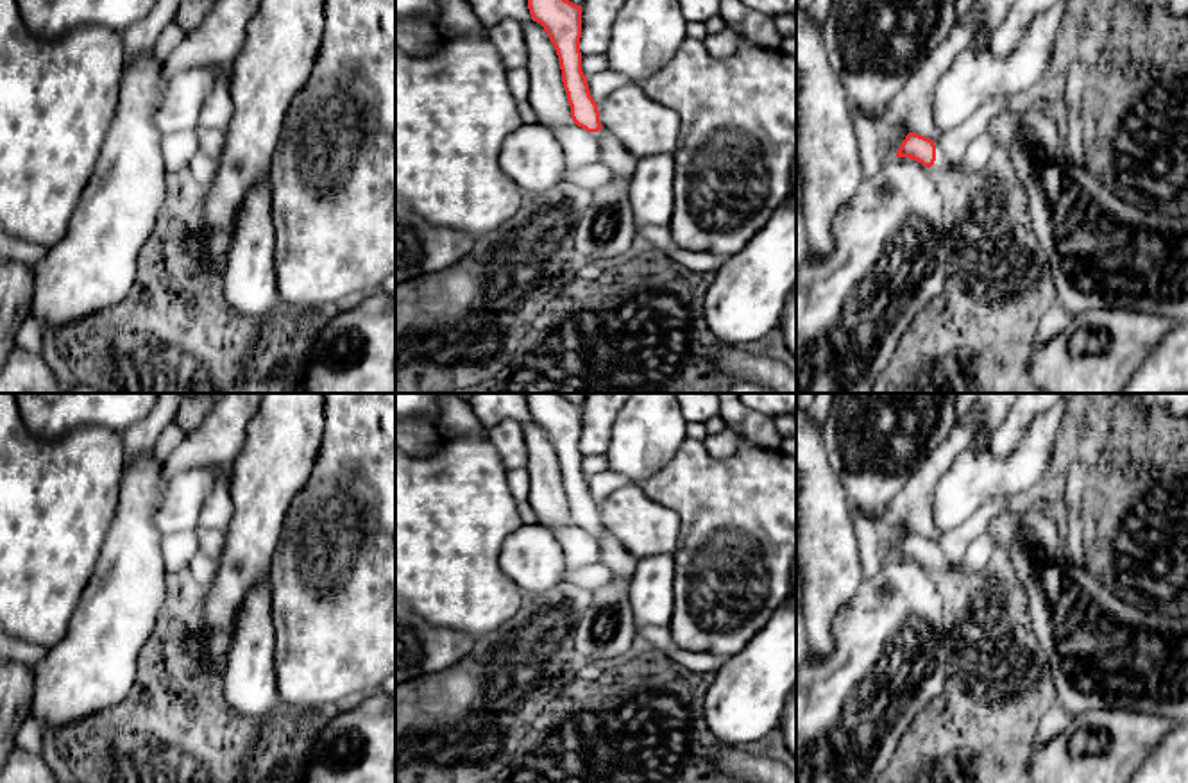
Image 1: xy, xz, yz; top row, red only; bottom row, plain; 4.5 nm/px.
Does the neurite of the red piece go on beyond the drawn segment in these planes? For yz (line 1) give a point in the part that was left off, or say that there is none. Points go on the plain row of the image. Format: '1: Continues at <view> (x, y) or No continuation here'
1: Continues at yz (943, 567)

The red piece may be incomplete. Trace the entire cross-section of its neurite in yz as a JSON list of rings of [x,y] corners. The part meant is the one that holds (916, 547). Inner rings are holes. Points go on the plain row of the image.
[[[916,533],[905,536],[896,558],[914,560],[932,574],[939,576],[945,583],[954,583],[955,586],[968,579],[968,576],[946,558],[936,542]]]

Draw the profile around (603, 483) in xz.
[[[603,470],[587,477],[589,492],[596,504],[612,492],[619,490],[624,483],[626,479],[612,470]]]

